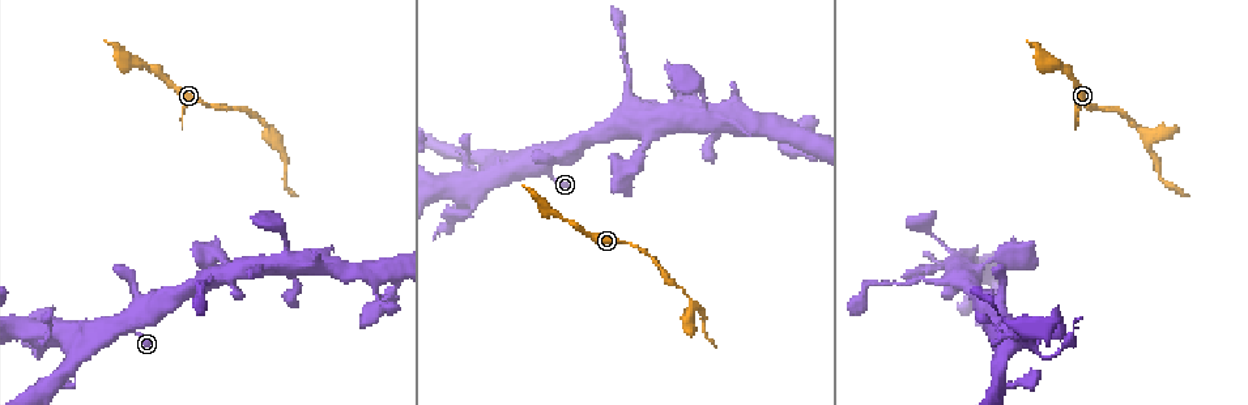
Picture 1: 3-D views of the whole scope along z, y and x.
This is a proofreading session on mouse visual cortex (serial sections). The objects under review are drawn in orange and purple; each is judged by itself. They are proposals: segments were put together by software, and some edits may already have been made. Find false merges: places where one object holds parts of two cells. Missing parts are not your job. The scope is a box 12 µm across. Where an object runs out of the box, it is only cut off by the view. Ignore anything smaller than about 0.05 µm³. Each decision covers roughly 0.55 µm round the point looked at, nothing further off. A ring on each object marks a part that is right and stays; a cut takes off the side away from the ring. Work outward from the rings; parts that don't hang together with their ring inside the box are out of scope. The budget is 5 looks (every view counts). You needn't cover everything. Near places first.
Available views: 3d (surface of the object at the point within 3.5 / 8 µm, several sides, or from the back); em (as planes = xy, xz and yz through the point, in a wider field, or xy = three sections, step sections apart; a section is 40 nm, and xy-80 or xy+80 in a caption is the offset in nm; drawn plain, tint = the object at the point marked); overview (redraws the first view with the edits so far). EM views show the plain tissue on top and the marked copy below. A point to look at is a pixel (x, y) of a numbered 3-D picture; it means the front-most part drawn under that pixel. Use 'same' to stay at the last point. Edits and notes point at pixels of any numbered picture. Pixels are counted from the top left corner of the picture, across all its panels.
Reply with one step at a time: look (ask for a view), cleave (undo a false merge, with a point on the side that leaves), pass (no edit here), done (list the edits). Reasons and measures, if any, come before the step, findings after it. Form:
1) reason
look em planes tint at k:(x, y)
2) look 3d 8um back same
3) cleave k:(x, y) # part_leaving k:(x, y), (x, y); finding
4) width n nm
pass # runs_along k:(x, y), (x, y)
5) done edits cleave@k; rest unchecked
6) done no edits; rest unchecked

abrupt turn
look 3d 8um at 1:(1145, 135)

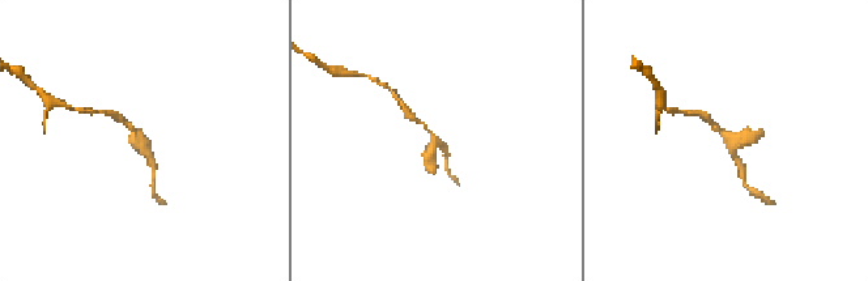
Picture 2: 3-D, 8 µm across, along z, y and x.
look 3d 3.5um at 2:(435, 138)

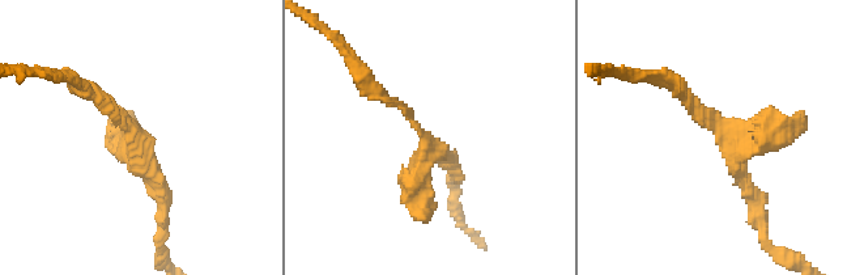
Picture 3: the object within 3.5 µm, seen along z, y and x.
shape alone is not enough
look em xy step 1 tint at 3:(428, 147)

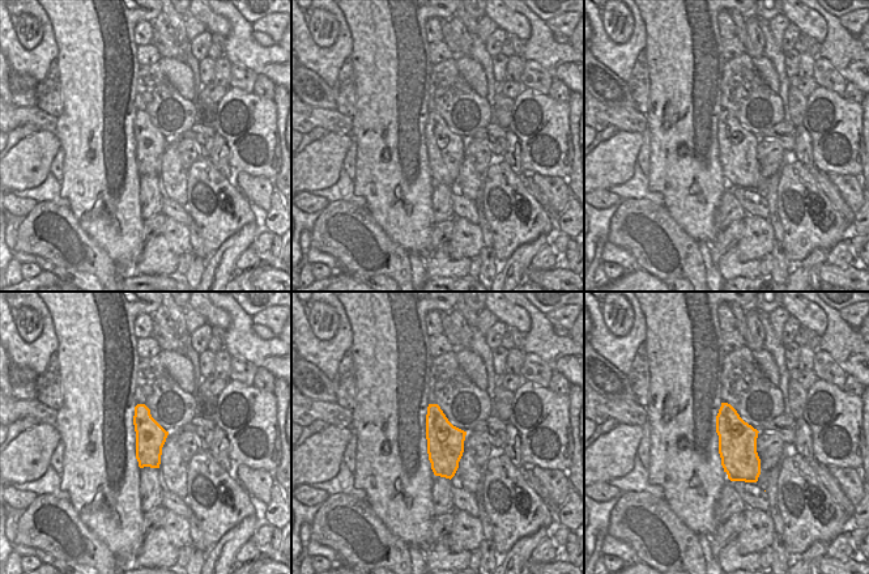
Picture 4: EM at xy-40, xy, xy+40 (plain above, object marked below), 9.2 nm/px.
pass # all the same cell

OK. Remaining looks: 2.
looks like a crossing
look 3d 8um at 1:(296, 263)

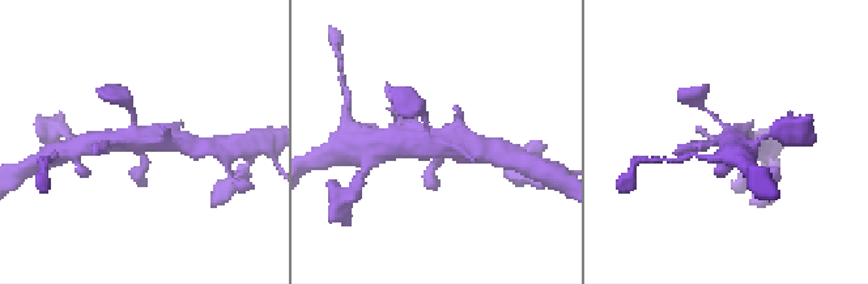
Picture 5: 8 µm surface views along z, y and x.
now the EM
look em planes tint at 5:(142, 140)

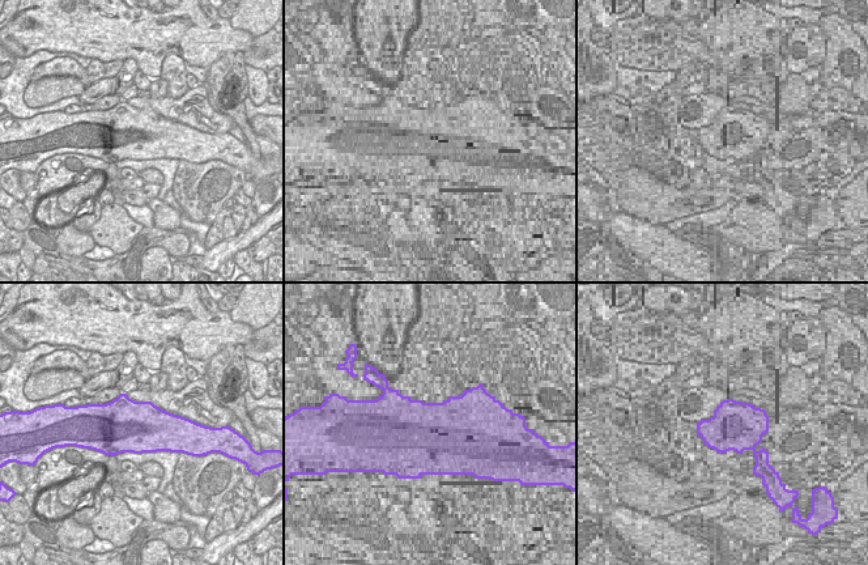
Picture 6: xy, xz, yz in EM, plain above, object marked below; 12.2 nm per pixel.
pass # runs_along 5:(387, 142), (443, 144), (462, 151); one cell here

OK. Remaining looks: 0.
done no edits; rest unchecked

